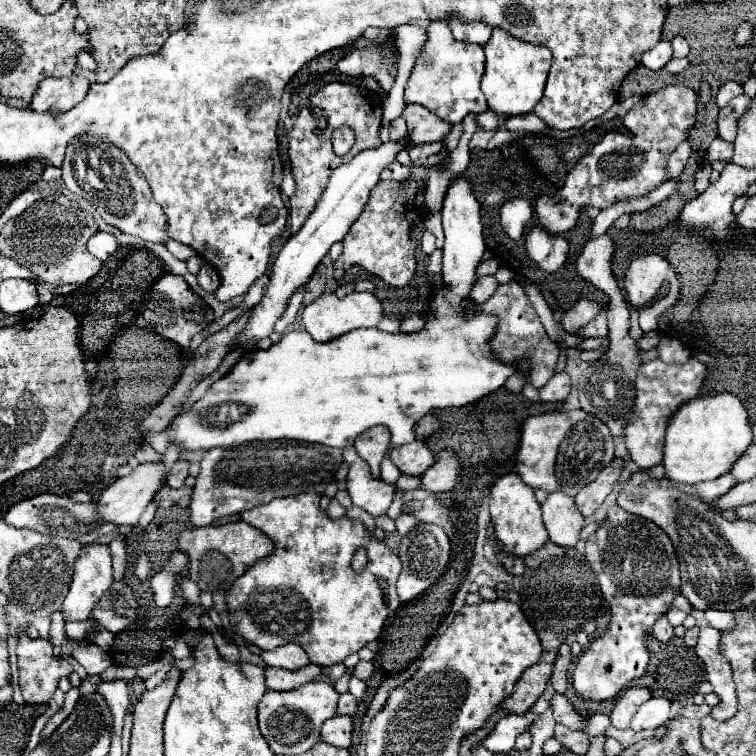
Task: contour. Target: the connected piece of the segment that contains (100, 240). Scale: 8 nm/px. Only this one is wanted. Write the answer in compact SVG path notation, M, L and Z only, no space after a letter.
M95 232L95 234L89 238L89 242L87 242L87 250L89 250L95 258L99 258L99 260L105 262L105 260L117 250L117 240L115 240L115 236L109 234L109 232Z

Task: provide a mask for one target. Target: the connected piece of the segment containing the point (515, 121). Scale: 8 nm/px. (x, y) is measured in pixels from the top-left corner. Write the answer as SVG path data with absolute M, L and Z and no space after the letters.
M533 112L507 118L505 120L505 128L509 132L545 132L547 130L545 122L541 122Z

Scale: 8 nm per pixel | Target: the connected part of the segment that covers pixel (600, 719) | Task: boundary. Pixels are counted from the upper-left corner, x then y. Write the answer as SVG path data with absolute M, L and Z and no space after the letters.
M595 714L595 716L589 720L585 734L587 734L589 738L593 738L593 736L599 736L599 734L605 734L607 728L609 728L609 718L607 718L605 714Z

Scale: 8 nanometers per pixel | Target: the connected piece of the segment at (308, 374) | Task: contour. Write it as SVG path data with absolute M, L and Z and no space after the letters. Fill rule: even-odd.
M453 174L451 180L449 180L449 186L445 190L445 196L443 196L443 204L441 204L441 216L443 216L443 230L445 230L445 246L443 246L443 284L445 284L445 290L443 292L437 292L437 298L431 302L431 308L429 308L429 314L435 314L435 320L427 324L427 328L423 328L421 332L415 332L415 334L387 334L387 332L381 332L377 328L361 328L361 330L353 330L337 340L331 340L331 342L325 342L325 344L319 344L315 342L307 332L289 332L285 334L277 344L273 344L269 350L257 350L253 352L251 356L245 356L241 358L225 376L221 376L217 382L213 382L207 392L203 394L203 398L199 398L187 412L179 412L171 422L169 426L159 432L159 434L153 434L149 438L149 444L159 452L163 454L163 450L167 450L169 444L177 444L179 450L187 452L187 454L193 454L193 452L207 452L215 446L221 446L221 448L231 448L231 446L239 446L239 444L245 444L245 442L267 442L267 440L301 440L301 442L317 442L317 444L325 444L325 446L331 446L331 448L351 448L355 438L373 428L373 426L387 426L391 430L391 446L401 446L401 444L407 444L411 442L413 438L409 436L413 424L417 420L421 420L427 412L431 412L433 408L449 408L449 406L465 406L465 404L473 404L477 402L479 398L487 396L489 392L501 388L505 384L505 380L515 372L515 366L507 366L507 364L501 364L493 354L491 350L485 350L493 332L495 332L495 322L493 316L475 316L471 320L465 320L463 318L463 308L465 308L465 302L469 298L469 290L471 286L475 284L475 268L477 264L481 262L481 256L485 252L485 242L483 242L483 234L481 234L481 214L479 214L479 202L475 200L475 194L473 194L473 188L471 188L471 182L459 174ZM221 404L245 404L249 406L249 412L245 412L237 422L231 422L231 424L225 424L225 426L213 426L213 418L209 420L211 412L217 410Z

